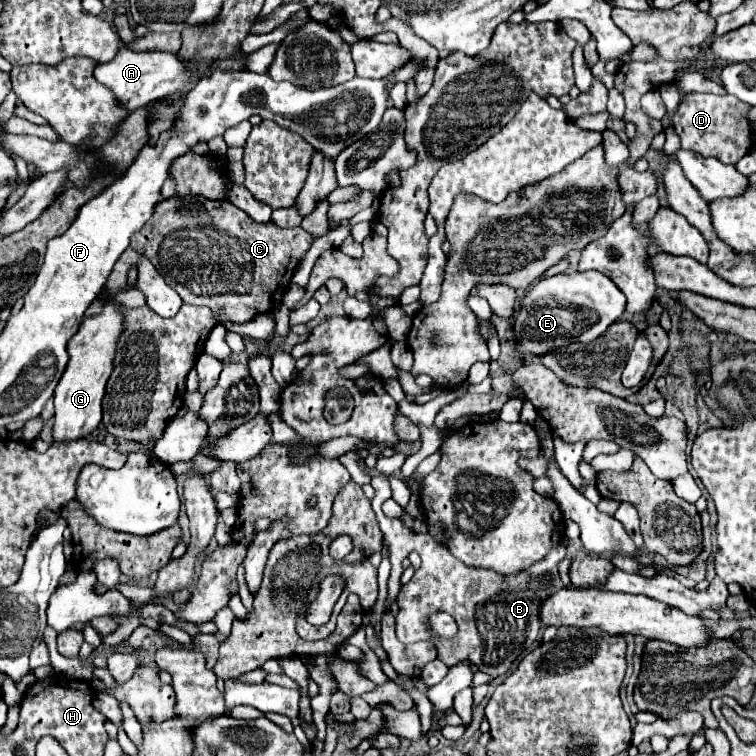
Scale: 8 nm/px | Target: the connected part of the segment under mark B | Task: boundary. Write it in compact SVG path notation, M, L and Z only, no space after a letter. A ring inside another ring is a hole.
M372 476L370 482L376 490L372 498L372 508L376 512L380 530L386 542L402 542L416 550L422 558L422 568L412 576L412 580L402 586L396 602L396 636L402 644L412 642L434 642L438 658L448 666L460 664L460 660L470 660L476 668L490 676L490 680L508 672L510 664L536 642L540 632L540 600L554 596L560 588L576 588L574 584L564 584L558 576L558 554L548 554L540 564L512 576L496 574L484 568L464 566L456 560L444 546L440 546L430 534L412 534L402 520L386 518L382 512L382 502L390 498L390 480L386 476ZM432 612L448 612L460 632L456 640L432 640L428 628L428 618Z

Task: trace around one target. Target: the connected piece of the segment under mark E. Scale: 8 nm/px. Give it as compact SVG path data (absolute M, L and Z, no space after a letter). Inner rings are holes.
M564 272L556 276L540 278L520 302L520 310L512 322L514 328L514 358L528 364L532 358L540 358L548 352L556 352L572 342L592 342L608 330L612 322L624 312L626 298L618 286L602 272ZM580 312L588 314L580 314Z

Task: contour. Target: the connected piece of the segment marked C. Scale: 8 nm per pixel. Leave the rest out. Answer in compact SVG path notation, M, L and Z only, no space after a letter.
M168 198L156 204L152 220L148 220L148 224L132 236L130 246L136 252L142 252L156 266L160 276L166 278L166 284L170 284L186 304L208 306L216 314L222 308L232 322L248 322L262 312L272 312L280 304L282 292L286 292L298 260L308 252L312 242L314 238L300 226L278 228L274 222L256 224L246 212L228 202L214 202L206 198Z

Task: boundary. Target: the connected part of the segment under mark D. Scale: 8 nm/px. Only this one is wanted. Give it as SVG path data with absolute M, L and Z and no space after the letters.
M686 94L674 112L674 130L680 136L682 148L698 152L706 158L718 158L724 164L736 164L754 146L746 112L748 104L736 100L736 96L714 96L714 94Z

